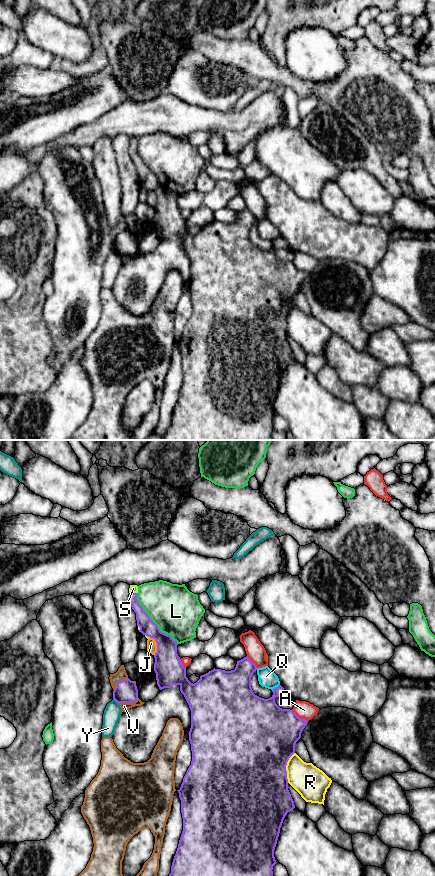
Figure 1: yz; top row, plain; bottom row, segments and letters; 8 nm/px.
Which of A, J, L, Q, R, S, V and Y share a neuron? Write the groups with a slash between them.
A / J / L / Q / R / S / V / Y

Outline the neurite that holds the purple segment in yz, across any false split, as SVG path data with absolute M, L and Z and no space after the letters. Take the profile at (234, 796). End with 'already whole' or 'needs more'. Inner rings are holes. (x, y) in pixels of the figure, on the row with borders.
M130 585L129 593L129 603L136 613L139 632L157 643L154 671L159 689L179 685L191 710L188 734L192 761L177 790L181 800L183 831L169 876L273 876L273 866L277 863L274 850L280 828L287 813L295 808L288 790L286 765L295 753L295 744L308 721L299 718L293 710L282 709L276 704L276 697L288 695L281 685L272 690L273 695L268 699L254 694L251 677L258 668L247 656L237 661L234 670L214 668L201 675L196 683L191 683L177 654L177 642L161 632L140 606L138 586Z; needs more

